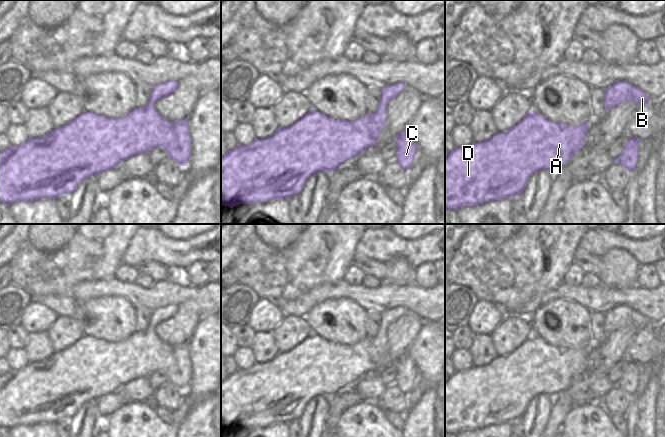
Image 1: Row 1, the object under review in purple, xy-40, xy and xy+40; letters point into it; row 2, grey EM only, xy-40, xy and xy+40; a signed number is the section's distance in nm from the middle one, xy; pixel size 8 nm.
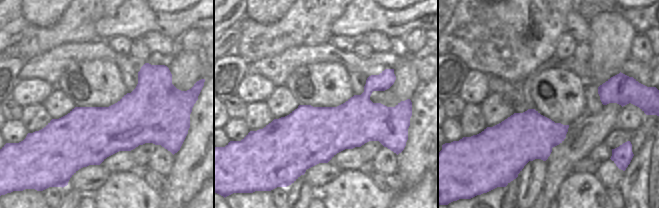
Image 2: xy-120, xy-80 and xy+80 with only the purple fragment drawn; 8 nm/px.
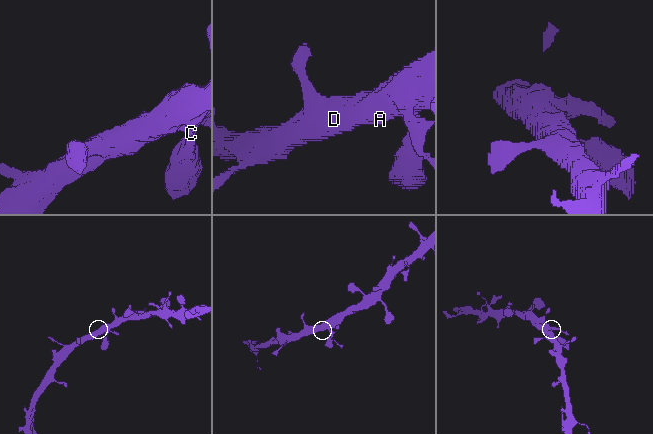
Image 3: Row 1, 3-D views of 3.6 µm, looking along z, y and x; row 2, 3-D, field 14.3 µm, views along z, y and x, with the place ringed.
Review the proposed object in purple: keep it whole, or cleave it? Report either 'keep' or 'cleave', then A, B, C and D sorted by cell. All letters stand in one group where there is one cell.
keep; groups A B C D

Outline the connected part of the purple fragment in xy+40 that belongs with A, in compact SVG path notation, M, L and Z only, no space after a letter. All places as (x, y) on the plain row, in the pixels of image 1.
M532 334L518 348L506 356L497 356L484 366L473 366L455 372L445 382L445 434L458 434L464 430L478 430L494 424L520 419L527 405L538 395L548 394L553 398L565 390L583 371L589 348L568 350L550 346L545 340Z

